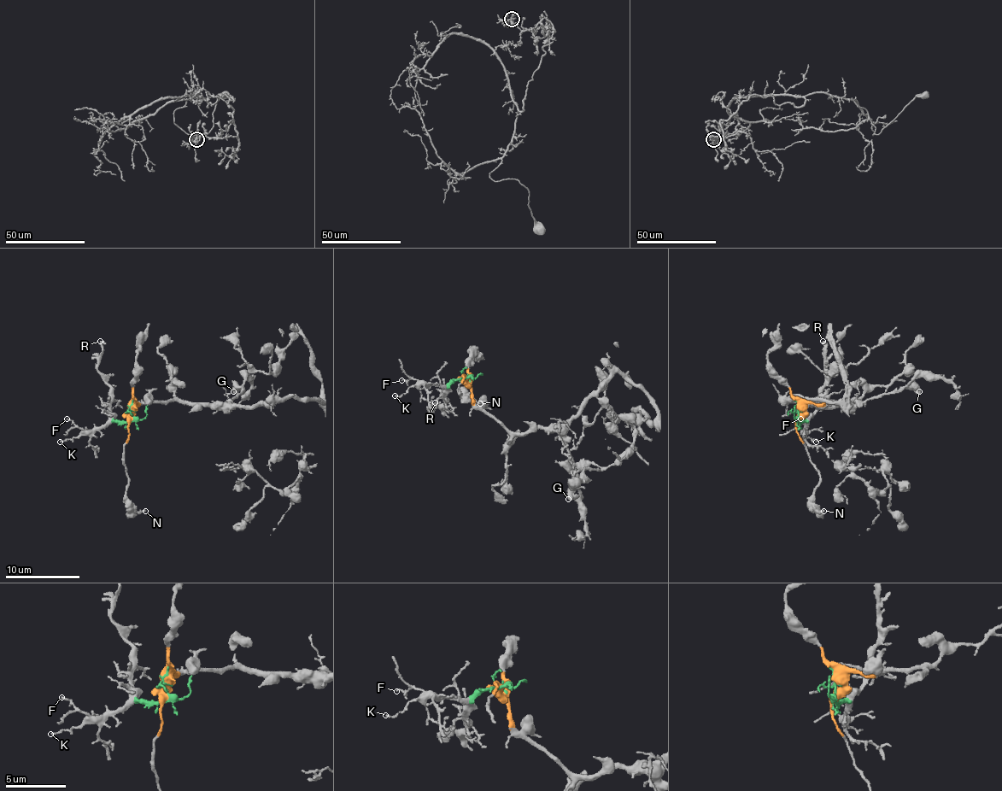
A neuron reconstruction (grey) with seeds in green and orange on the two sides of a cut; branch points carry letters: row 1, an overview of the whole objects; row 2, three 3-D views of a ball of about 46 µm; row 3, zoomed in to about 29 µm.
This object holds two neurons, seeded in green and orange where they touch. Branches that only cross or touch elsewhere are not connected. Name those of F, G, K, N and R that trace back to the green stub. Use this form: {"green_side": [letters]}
{"green_side": ["F", "K", "R"]}

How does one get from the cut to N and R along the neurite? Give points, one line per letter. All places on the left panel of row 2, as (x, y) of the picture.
N: (131, 414), (129, 438), (124, 448), (124, 465), (127, 474), (125, 500), (137, 511), (146, 511)
R: (131, 413), (131, 421), (116, 421), (110, 413), (110, 388), (97, 369), (97, 356), (102, 353), (99, 342)

